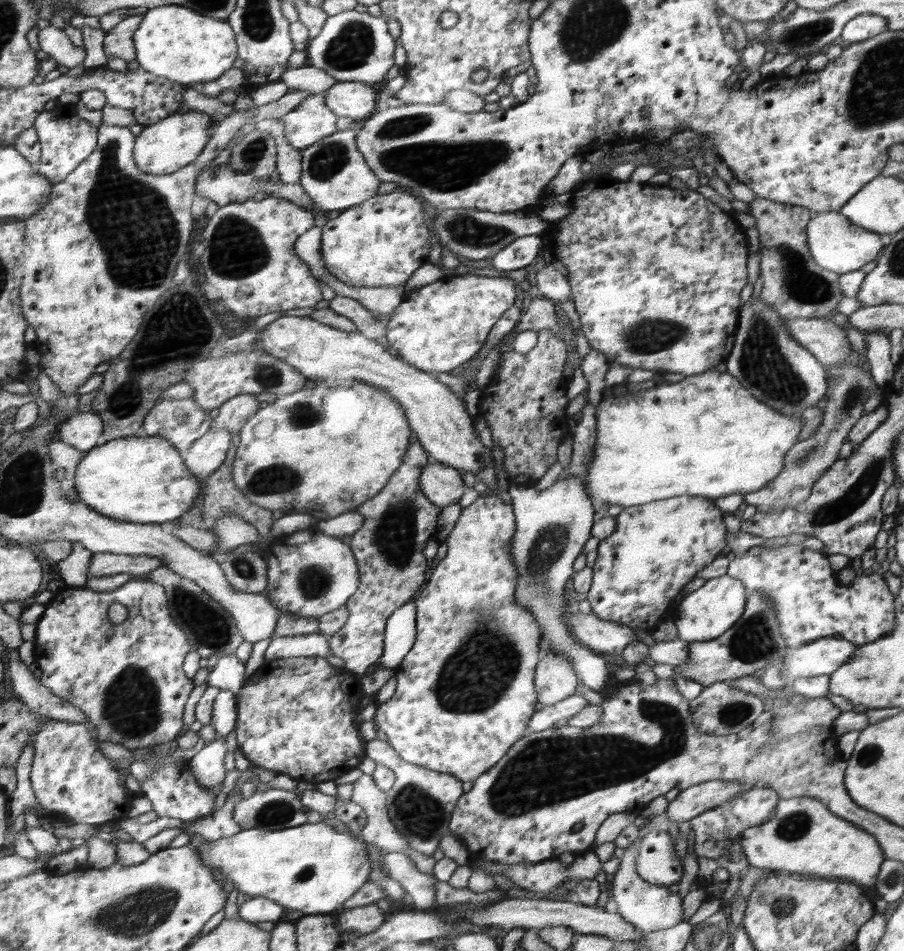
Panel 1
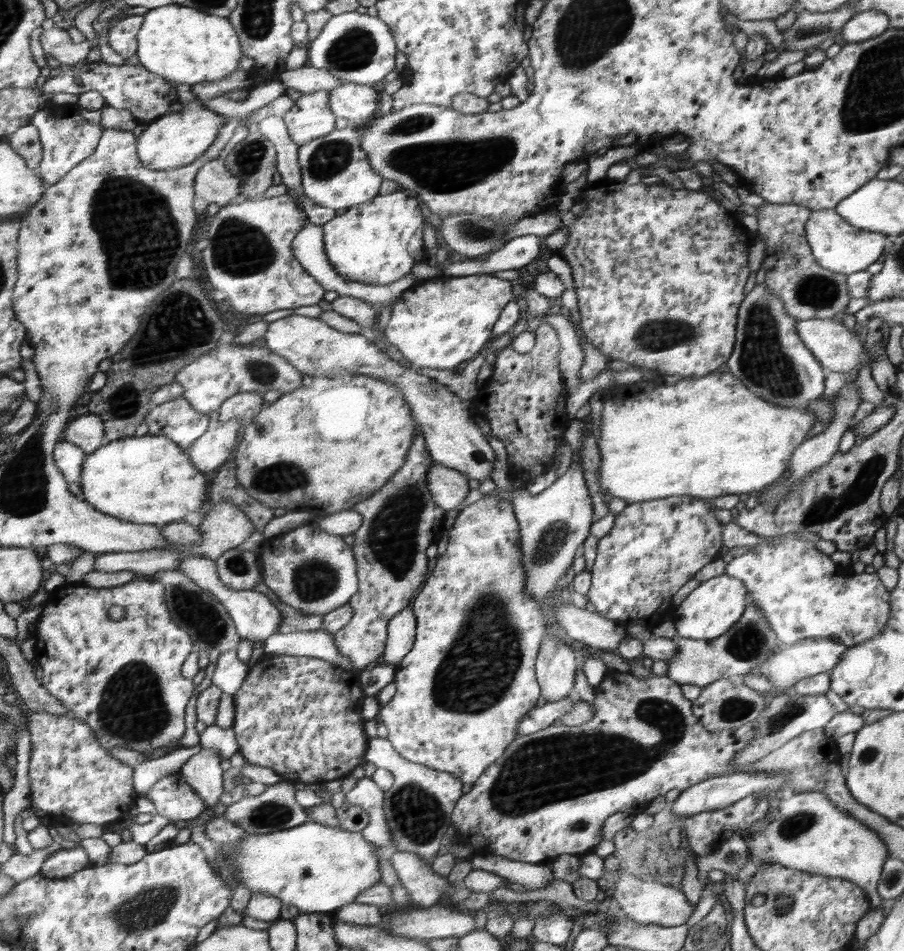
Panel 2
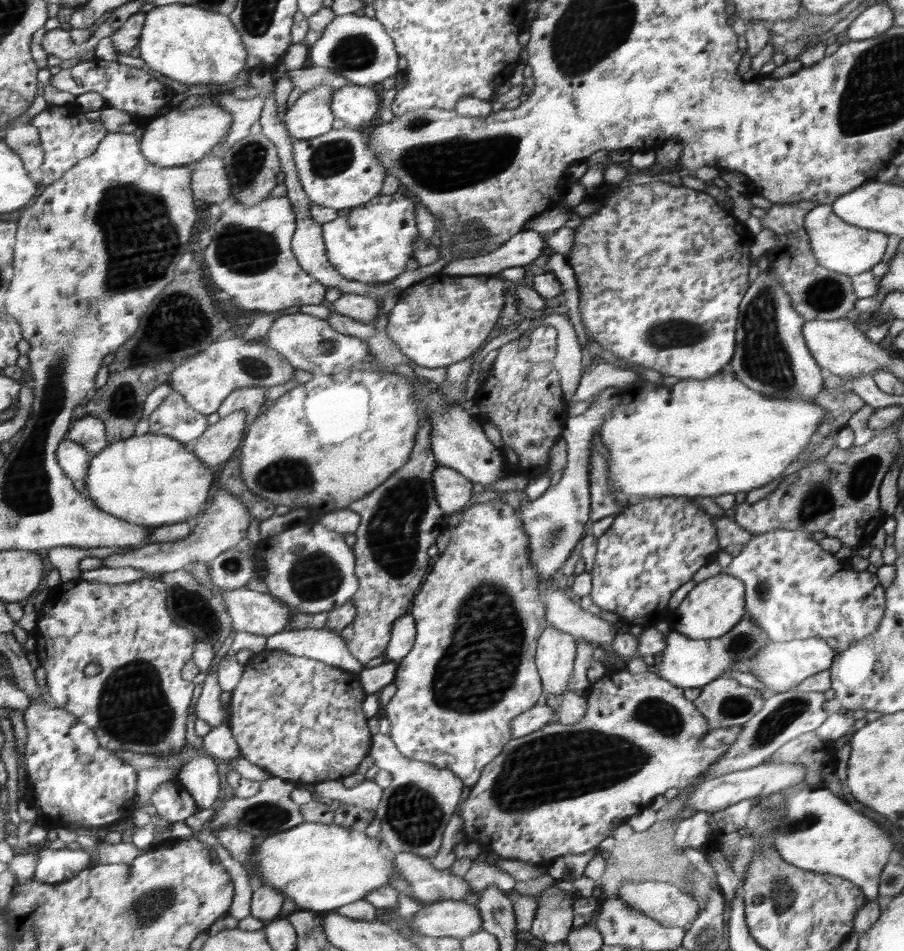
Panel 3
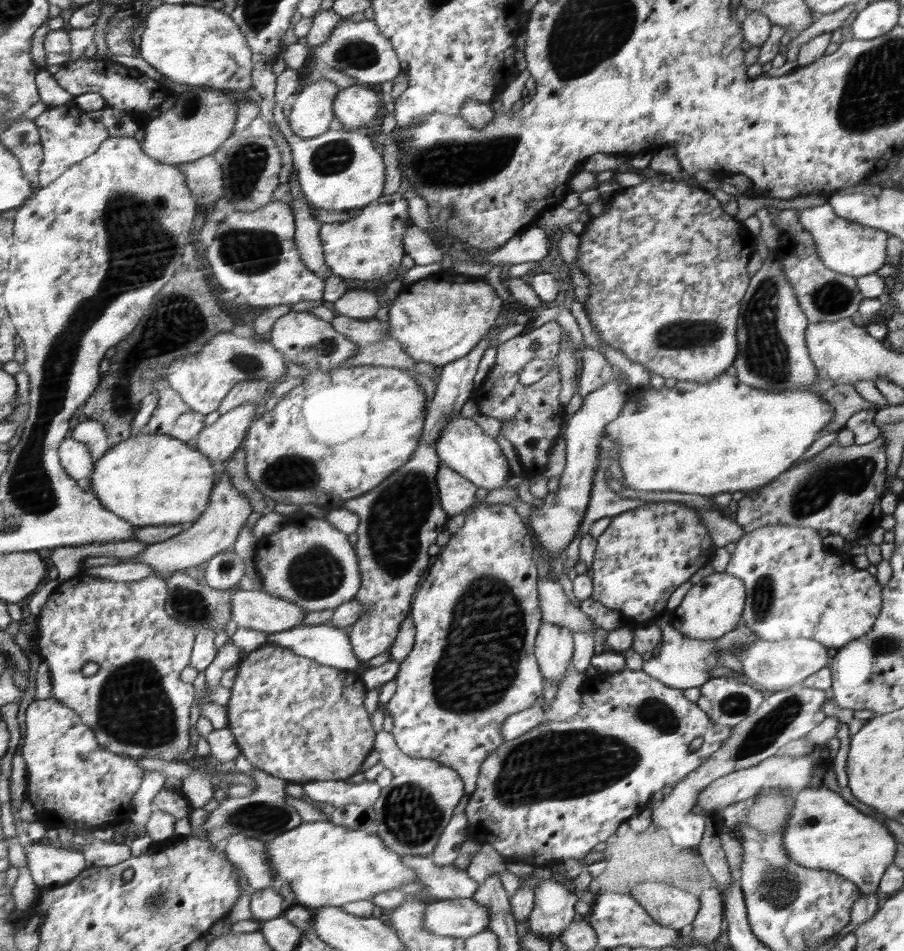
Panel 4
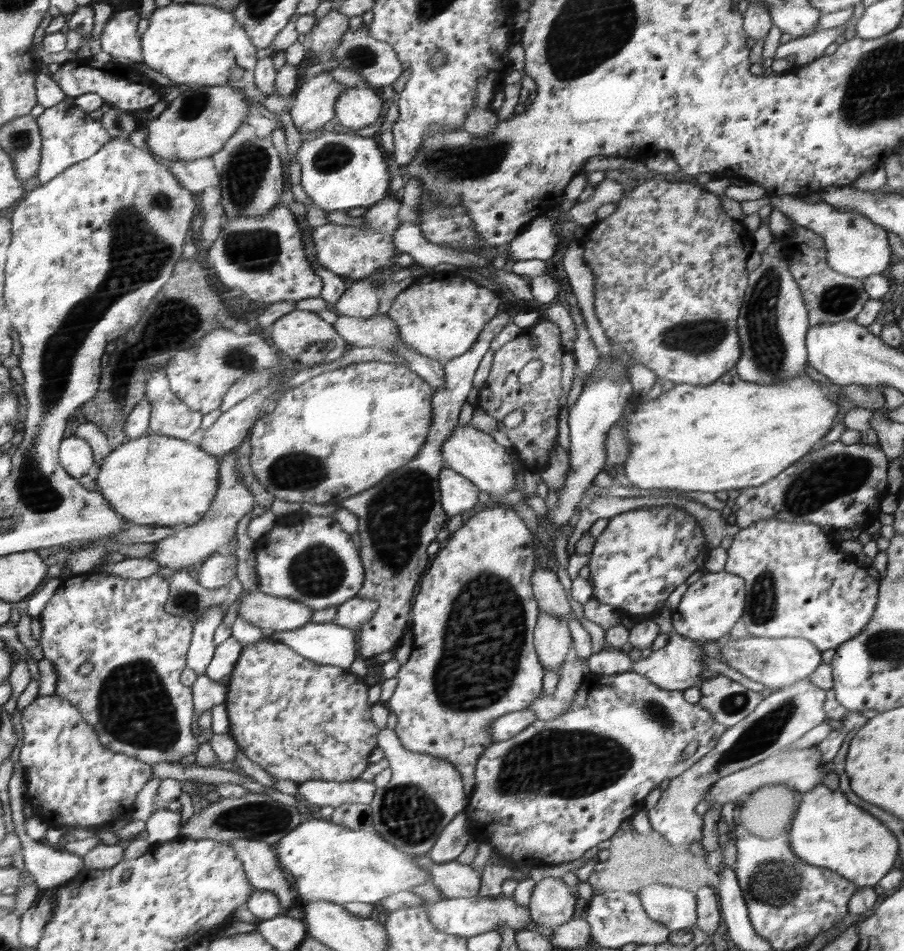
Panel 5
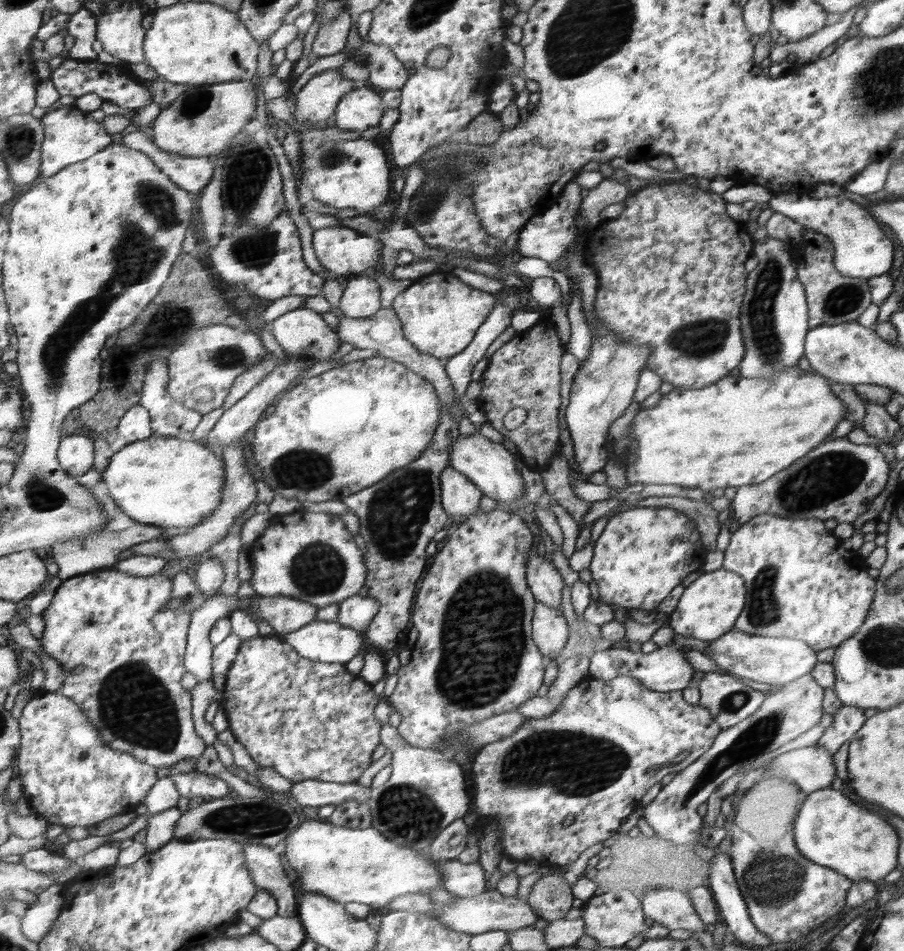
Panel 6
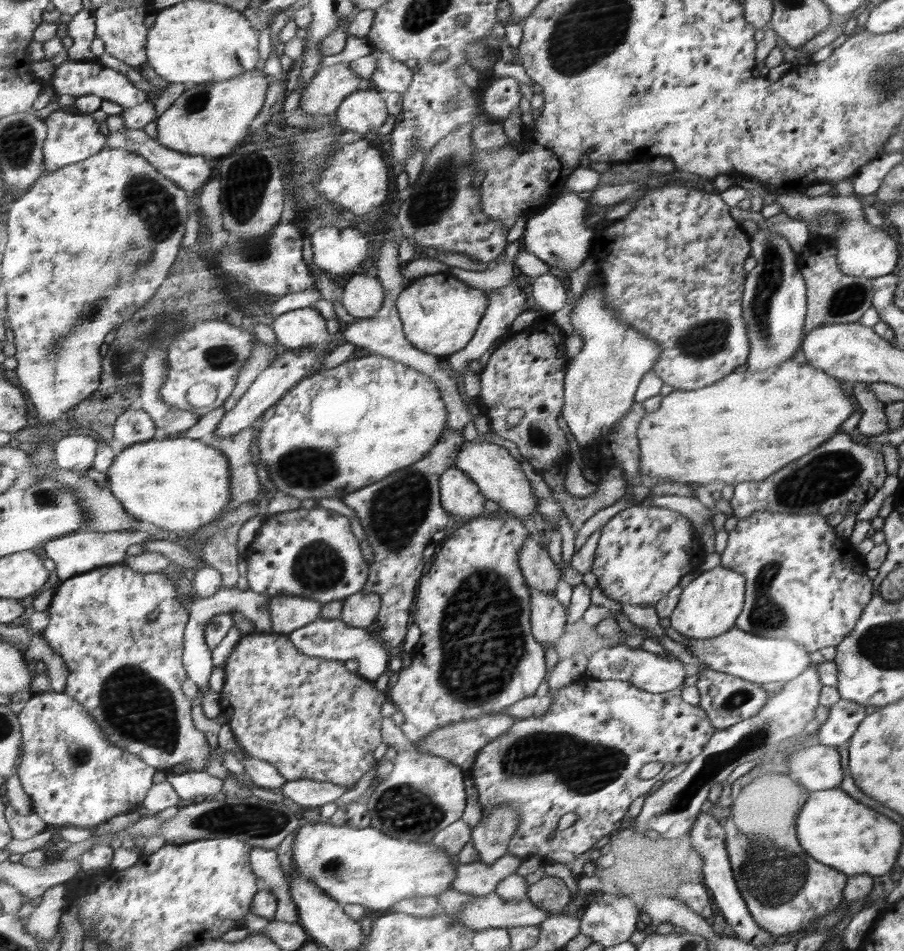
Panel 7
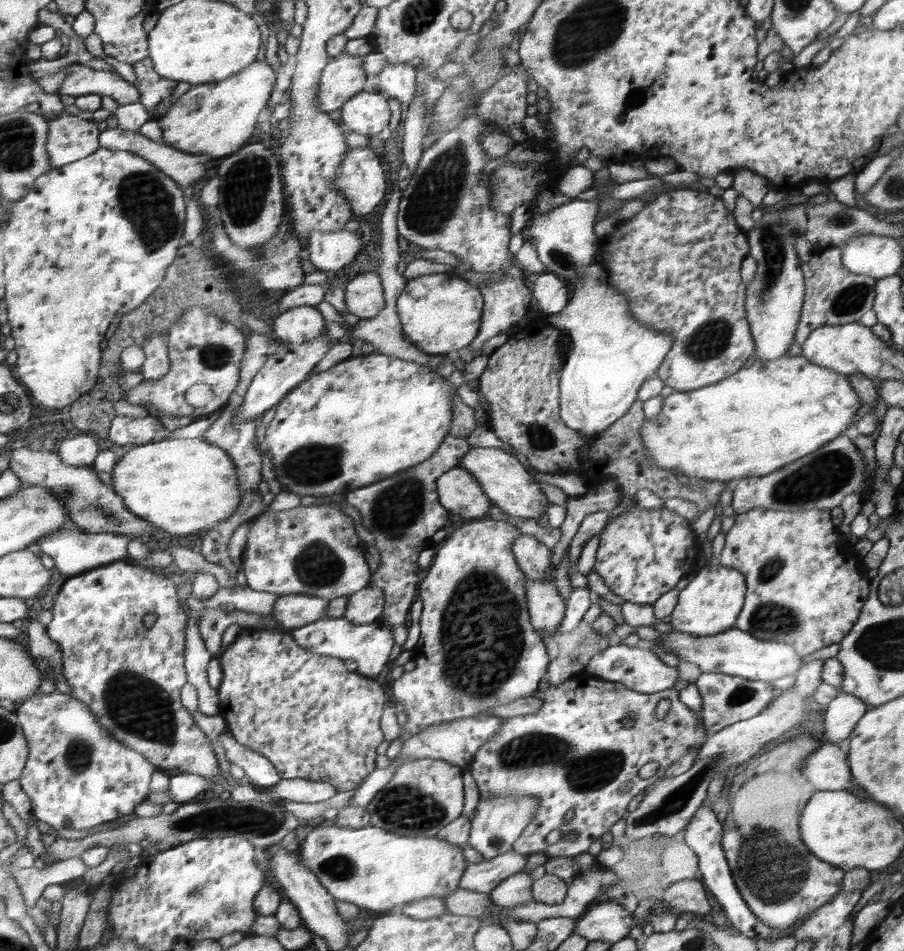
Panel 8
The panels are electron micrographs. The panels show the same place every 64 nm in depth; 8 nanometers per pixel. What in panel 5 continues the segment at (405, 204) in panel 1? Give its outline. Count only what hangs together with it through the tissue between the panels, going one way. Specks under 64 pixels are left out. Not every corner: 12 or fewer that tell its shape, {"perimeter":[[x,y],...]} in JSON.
{"perimeter":[[396,194],[370,206],[364,224],[312,232],[318,263],[367,278],[394,256]]}

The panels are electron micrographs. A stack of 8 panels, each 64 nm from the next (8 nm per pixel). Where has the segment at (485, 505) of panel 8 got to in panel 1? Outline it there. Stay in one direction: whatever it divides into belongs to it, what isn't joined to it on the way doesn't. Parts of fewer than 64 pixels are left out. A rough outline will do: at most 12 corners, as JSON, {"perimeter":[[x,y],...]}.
{"perimeter":[[437,461],[422,470],[430,502],[457,504],[466,488],[457,468]]}

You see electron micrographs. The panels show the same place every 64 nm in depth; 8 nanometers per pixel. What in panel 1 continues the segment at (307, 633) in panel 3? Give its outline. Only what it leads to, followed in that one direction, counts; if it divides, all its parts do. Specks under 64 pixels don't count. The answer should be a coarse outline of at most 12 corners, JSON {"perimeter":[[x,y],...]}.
{"perimeter":[[322,633],[272,636],[264,660],[332,655]]}

